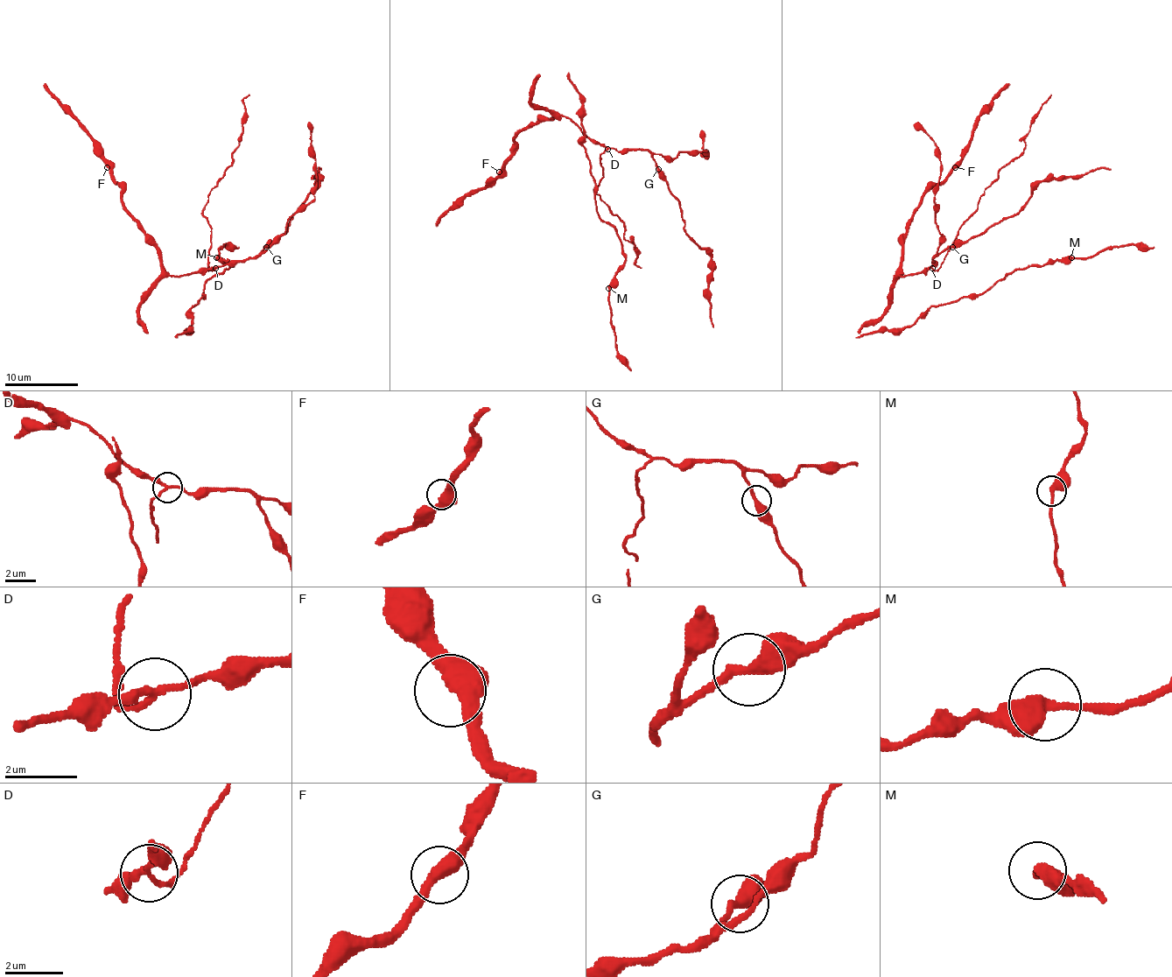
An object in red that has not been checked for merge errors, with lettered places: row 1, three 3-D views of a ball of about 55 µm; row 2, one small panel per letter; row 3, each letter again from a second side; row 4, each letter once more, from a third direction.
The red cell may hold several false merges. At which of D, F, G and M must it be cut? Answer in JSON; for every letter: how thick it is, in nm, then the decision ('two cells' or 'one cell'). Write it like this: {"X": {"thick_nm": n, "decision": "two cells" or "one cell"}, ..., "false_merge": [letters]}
{"D": {"thick_nm": 200, "decision": "two cells"}, "F": {"thick_nm": 400, "decision": "one cell"}, "G": {"thick_nm": 360, "decision": "one cell"}, "M": {"thick_nm": 400, "decision": "one cell"}, "false_merge": ["D"]}

